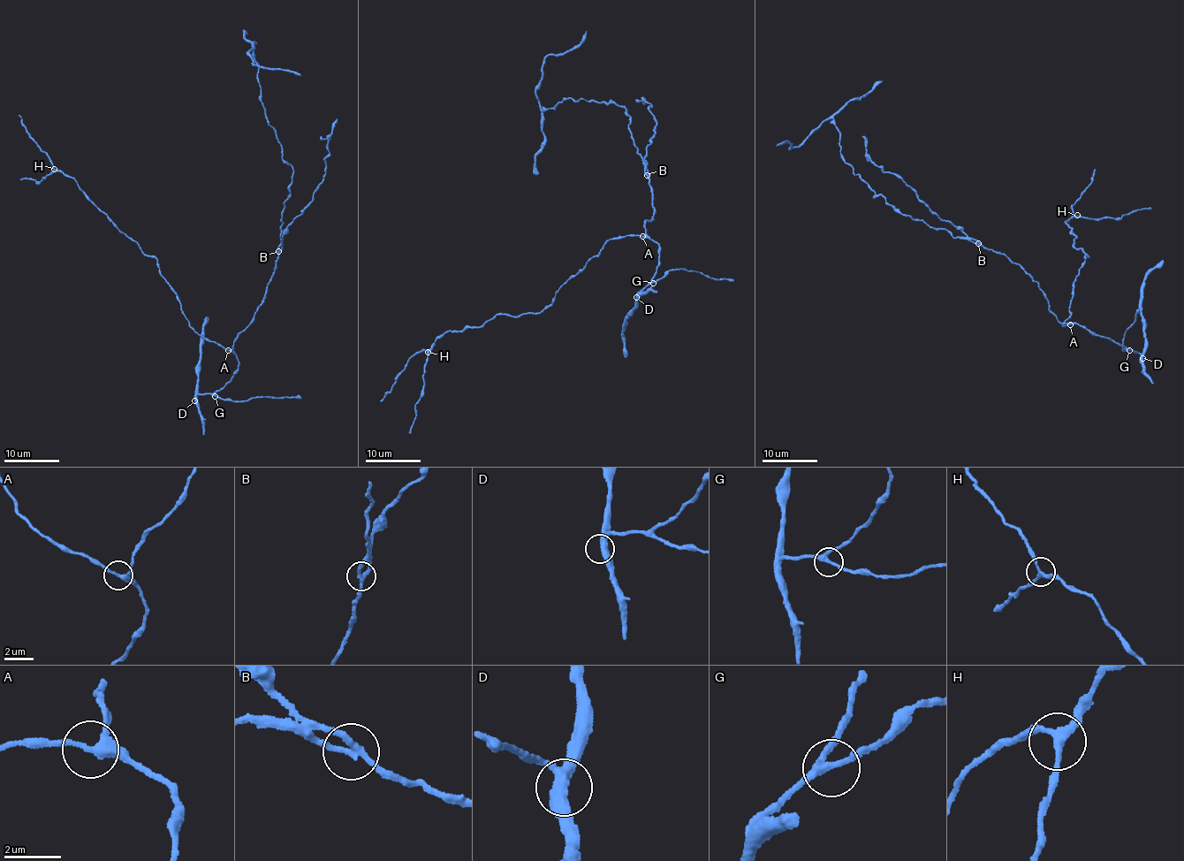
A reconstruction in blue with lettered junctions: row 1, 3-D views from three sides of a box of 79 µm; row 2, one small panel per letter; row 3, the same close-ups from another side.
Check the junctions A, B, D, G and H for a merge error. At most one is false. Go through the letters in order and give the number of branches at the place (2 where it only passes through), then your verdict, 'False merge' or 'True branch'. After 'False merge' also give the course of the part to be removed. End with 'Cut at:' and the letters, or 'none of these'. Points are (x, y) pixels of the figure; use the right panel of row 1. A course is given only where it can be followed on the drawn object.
A: Branches: 3. True branch
B: Branches: 3. False merge. Course of the part to remove: (978, 243), (900, 214), (875, 194), (845, 162), (831, 118), (793, 147), (788, 140), (777, 146)
D: Branches: 3. True branch
G: Branches: 3. True branch
H: Branches: 3. True branch
Cut at: B

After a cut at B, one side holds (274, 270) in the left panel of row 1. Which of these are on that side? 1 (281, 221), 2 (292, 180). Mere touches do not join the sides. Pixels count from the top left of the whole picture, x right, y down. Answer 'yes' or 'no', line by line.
1: no
2: no

